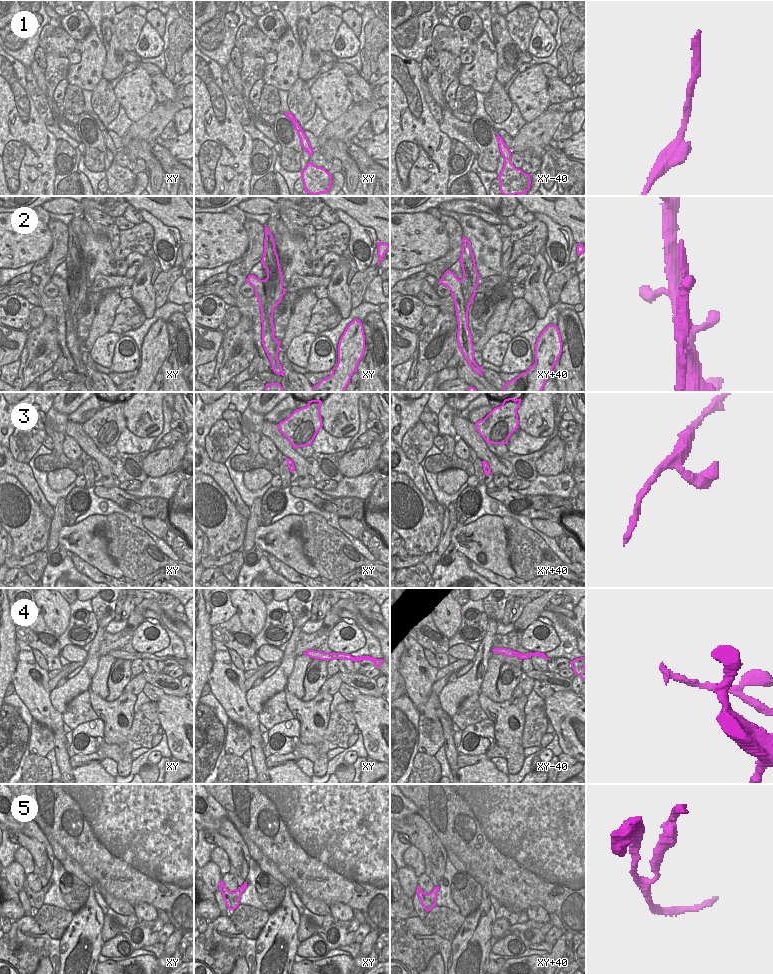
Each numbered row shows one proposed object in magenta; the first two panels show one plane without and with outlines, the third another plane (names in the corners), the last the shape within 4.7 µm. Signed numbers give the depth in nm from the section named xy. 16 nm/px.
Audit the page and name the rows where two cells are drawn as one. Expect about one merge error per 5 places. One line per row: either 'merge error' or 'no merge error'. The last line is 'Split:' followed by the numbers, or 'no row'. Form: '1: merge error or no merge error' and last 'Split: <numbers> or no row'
1: no merge error
2: no merge error
3: no merge error
4: no merge error
5: no merge error
Split: no row

